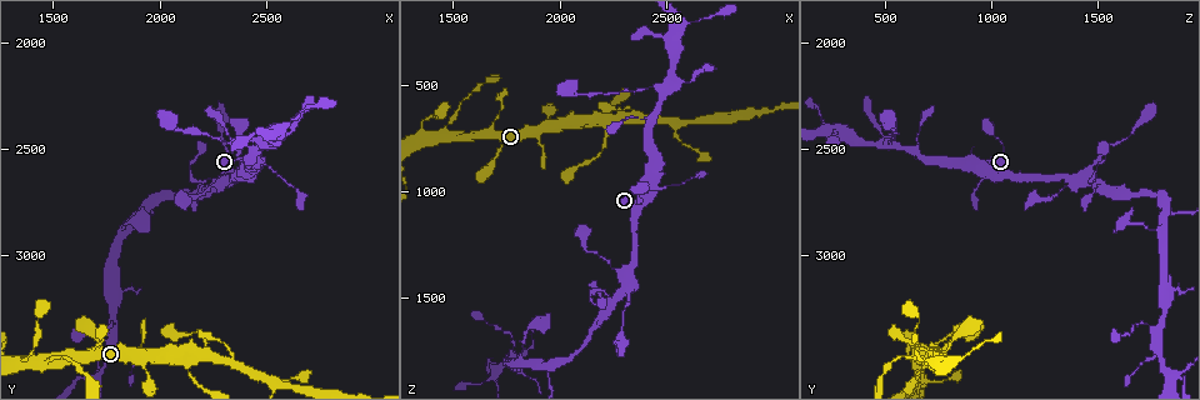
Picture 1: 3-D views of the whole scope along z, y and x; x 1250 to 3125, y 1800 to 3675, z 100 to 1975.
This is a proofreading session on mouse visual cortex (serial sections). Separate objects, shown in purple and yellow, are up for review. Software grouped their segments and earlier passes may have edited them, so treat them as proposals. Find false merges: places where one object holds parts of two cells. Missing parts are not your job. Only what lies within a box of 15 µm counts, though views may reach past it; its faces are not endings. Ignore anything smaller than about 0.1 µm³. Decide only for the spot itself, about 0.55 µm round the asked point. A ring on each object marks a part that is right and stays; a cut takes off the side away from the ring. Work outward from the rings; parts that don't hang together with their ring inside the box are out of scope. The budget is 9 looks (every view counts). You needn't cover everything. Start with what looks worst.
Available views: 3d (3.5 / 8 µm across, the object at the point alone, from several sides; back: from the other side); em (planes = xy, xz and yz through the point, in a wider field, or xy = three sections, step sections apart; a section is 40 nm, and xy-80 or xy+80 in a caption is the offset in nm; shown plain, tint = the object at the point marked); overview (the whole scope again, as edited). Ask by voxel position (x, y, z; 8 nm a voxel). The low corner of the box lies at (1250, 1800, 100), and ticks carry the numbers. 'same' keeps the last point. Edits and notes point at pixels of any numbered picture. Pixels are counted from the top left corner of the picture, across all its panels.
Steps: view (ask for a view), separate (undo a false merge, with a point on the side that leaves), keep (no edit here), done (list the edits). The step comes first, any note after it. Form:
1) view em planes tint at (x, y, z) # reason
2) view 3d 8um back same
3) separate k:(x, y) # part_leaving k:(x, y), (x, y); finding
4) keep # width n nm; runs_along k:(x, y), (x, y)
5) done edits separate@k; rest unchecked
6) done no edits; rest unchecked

view 3d 3.5um at (1460, 3500, 740) # three-way junction

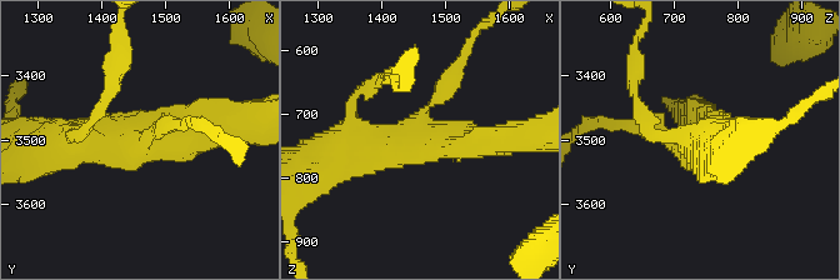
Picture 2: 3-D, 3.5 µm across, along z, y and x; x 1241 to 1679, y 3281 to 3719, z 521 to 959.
view em xy step 5 tint at (1465, 3505, 735) # arms 3; arm_widths 200, 400, 500 nm

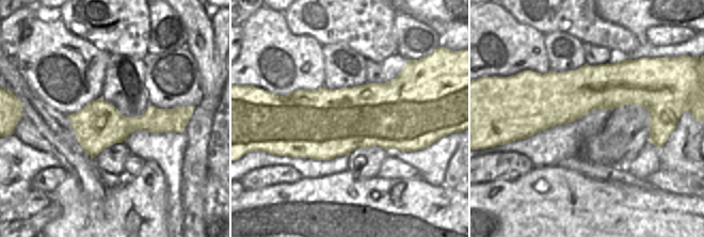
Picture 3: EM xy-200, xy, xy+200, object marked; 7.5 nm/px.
keep # all the same cell

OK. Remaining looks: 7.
view 3d 8um at (2490, 2480, 520) # thin arm on a thick one

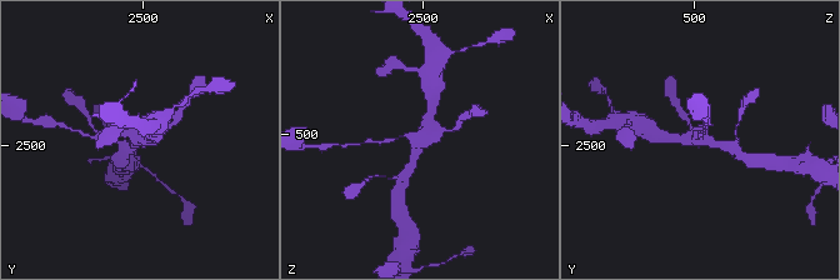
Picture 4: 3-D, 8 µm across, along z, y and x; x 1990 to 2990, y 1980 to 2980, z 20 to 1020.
view 3d 3.5um at (2490, 2480, 520) # zoom in

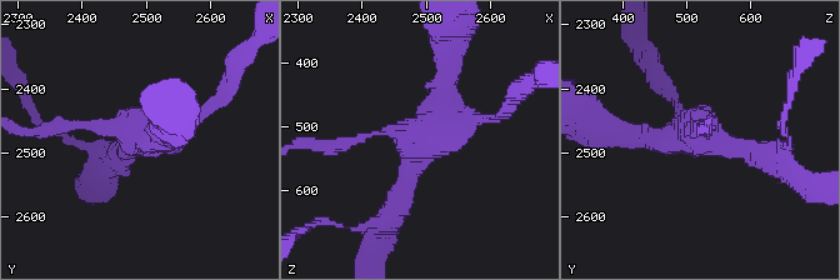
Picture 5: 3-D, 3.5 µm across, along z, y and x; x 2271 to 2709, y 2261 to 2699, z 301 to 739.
view em xy step 5 tint at (2480, 2470, 525) # arms 4; arm_widths 100, 200, 250, 300 nm; shape alone is not enough

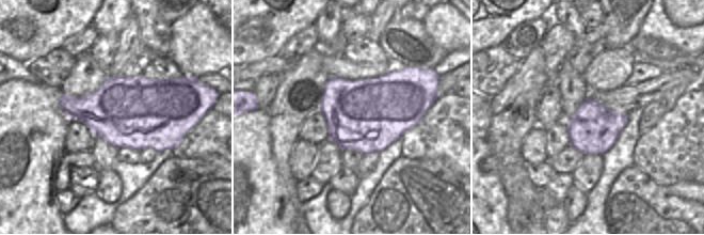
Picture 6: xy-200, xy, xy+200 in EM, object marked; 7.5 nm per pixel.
keep # runs_along 5:(391, 215), (450, 74); all the same cell

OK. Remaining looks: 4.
view 3d 3.5um at (2230, 2660, 1490) # thick turns thin

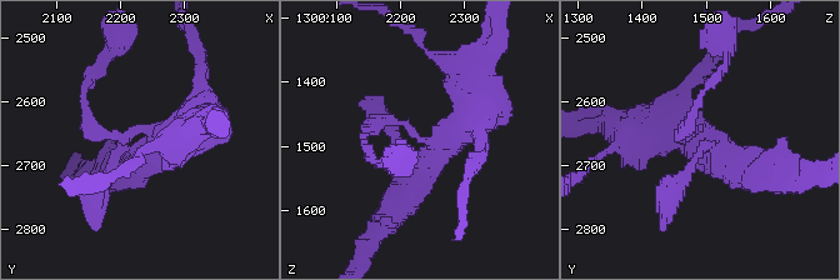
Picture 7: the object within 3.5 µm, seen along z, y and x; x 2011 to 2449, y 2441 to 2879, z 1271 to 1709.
view em planes tint at (2215, 2650, 1485) # now the EM

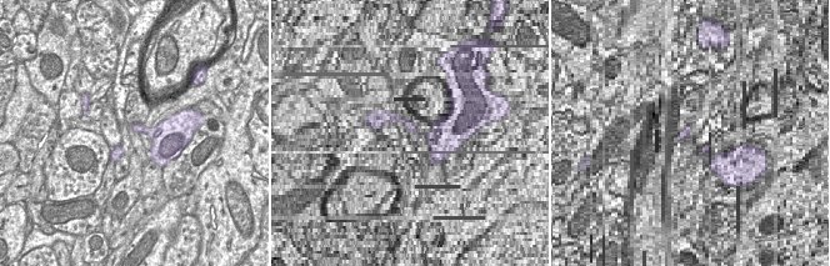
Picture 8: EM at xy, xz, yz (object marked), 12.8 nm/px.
view em xy step 2 tint same

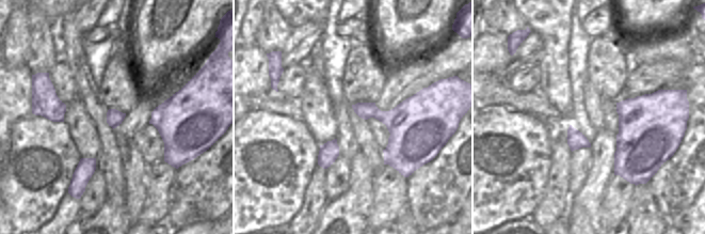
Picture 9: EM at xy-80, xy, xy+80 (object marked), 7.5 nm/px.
keep # runs_along 7:(194, 129), (98, 133), (83, 98); one cell here

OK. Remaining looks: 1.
done no edits; rest unchecked

